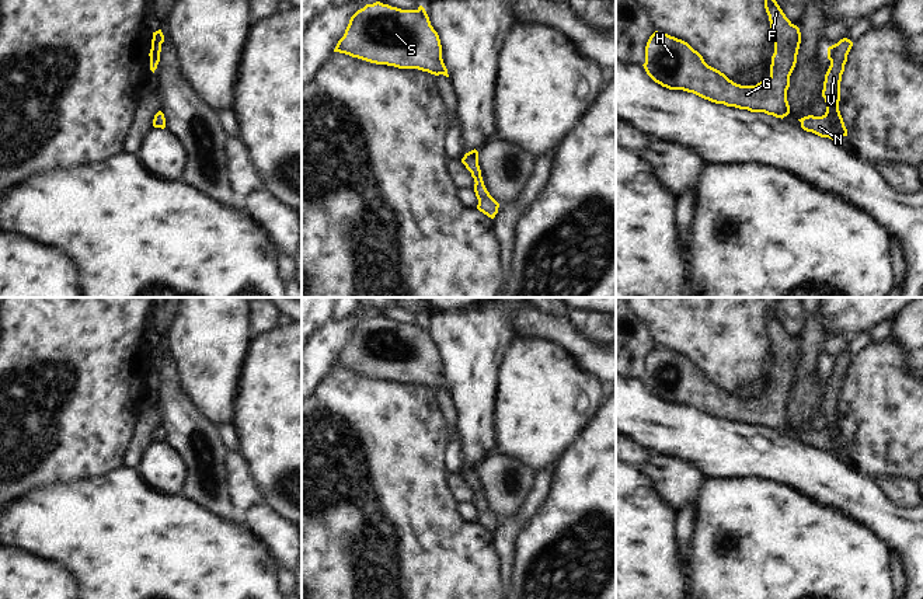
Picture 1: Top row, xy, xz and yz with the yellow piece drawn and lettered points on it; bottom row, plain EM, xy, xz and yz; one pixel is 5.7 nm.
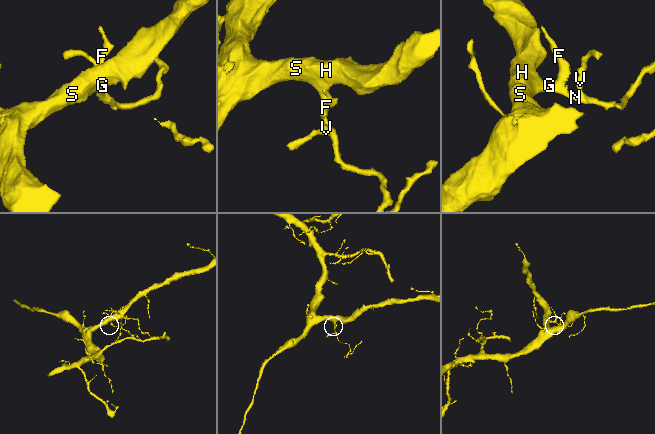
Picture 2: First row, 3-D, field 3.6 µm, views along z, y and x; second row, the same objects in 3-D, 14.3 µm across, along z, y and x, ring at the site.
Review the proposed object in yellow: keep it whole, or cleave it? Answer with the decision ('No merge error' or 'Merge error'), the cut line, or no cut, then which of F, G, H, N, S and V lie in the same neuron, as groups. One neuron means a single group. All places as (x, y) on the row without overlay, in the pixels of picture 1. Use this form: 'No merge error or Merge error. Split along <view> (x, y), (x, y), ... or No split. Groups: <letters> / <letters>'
No merge error. No split. Groups: F G H N S V

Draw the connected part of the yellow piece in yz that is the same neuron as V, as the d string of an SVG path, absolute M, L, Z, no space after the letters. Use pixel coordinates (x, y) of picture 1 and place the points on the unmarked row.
M847 352L840 354L837 358L828 362L828 373L830 380L825 389L822 411L826 417L826 426L822 431L808 429L801 433L801 442L812 446L821 452L837 455L847 450L843 432L839 425L840 415L840 396L847 376L847 369L853 356Z

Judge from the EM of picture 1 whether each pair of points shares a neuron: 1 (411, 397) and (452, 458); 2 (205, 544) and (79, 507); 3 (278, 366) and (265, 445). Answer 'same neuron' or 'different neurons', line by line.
1: different neurons
2: same neuron
3: same neuron

